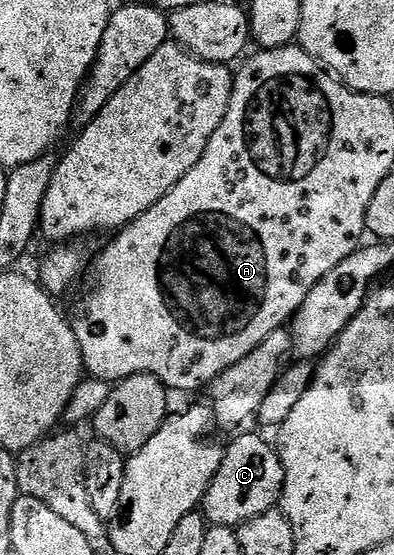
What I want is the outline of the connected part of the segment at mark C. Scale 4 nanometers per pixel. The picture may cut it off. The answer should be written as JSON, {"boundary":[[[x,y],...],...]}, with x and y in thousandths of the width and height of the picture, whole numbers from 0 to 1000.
{"boundary":[[[609,778],[589,798],[576,798],[563,843],[533,872],[513,906],[518,939],[530,948],[609,950],[617,941],[665,930],[665,923],[698,919],[721,895],[721,838],[708,809],[650,782]]]}

